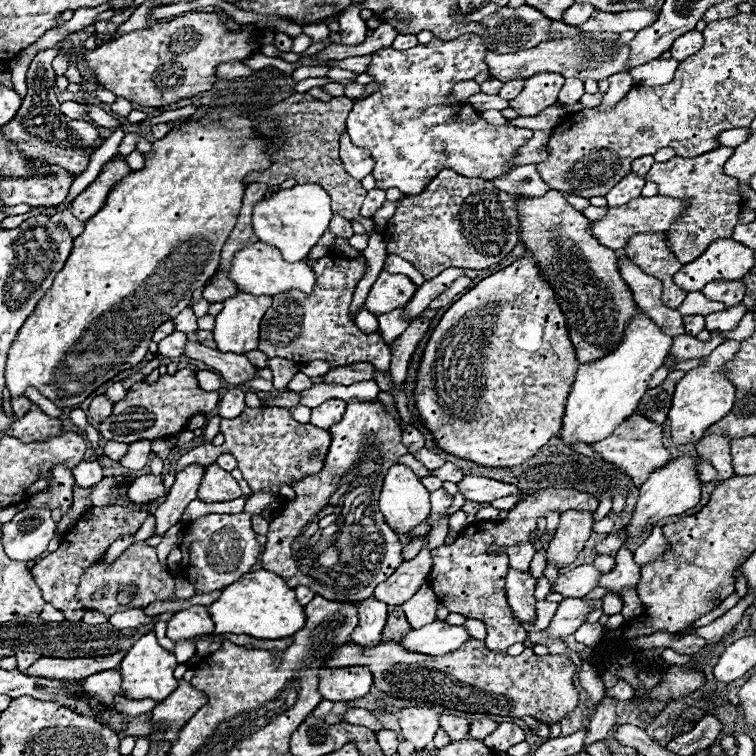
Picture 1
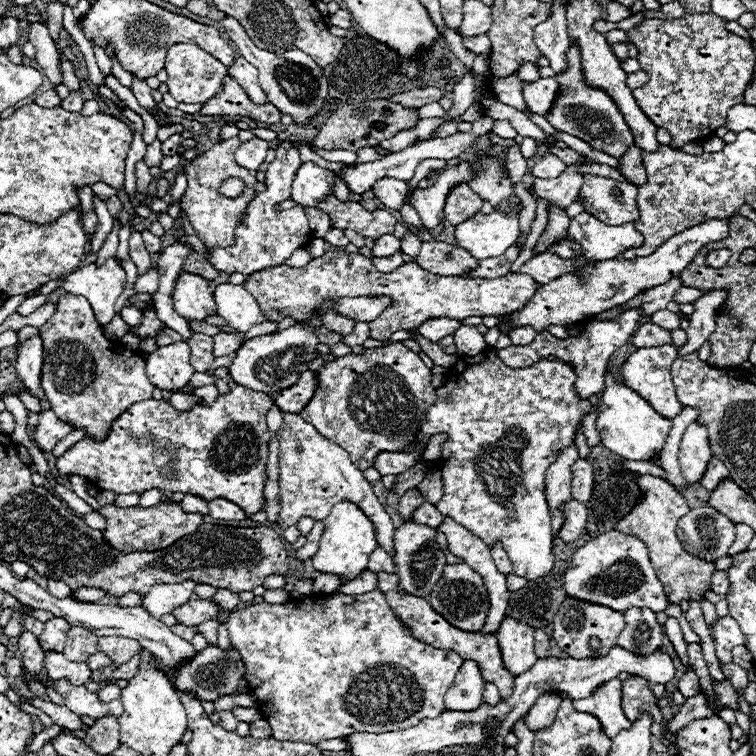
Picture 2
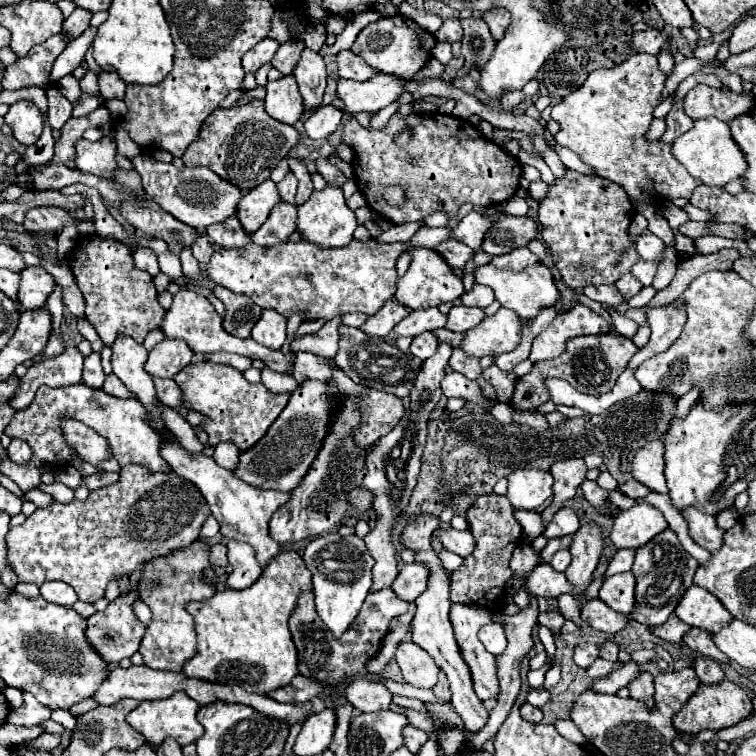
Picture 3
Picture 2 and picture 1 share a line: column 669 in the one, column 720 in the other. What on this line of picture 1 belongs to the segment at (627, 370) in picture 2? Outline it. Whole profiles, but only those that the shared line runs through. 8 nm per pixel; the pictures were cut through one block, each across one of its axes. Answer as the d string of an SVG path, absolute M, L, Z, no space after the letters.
M726 340L718 348L714 348L708 356L704 356L702 364L688 370L680 382L676 384L674 398L672 398L672 408L668 414L670 428L672 428L672 438L676 444L696 444L704 430L712 424L724 418L732 410L732 404L736 400L736 390L732 382L726 378L724 366L738 354L740 342L738 340Z

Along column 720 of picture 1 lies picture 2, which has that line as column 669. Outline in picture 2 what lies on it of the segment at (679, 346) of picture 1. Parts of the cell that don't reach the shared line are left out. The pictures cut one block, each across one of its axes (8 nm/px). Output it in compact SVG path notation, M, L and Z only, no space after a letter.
M646 322L642 324L636 332L634 332L634 346L642 348L642 346L662 346L662 342L672 342L670 334L666 330L662 330L660 326Z

